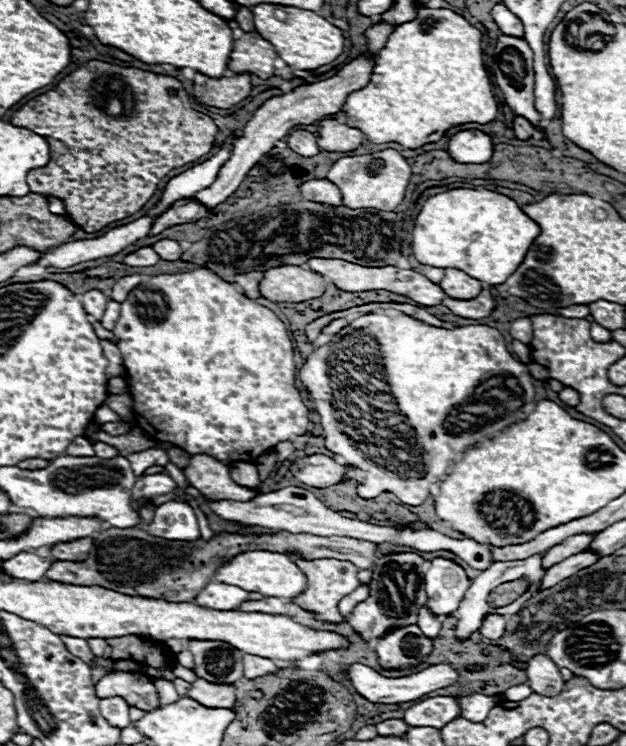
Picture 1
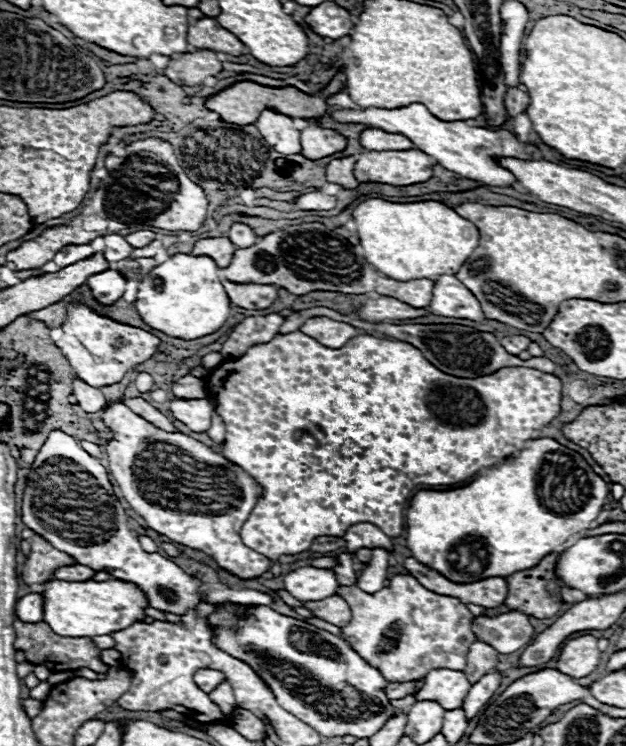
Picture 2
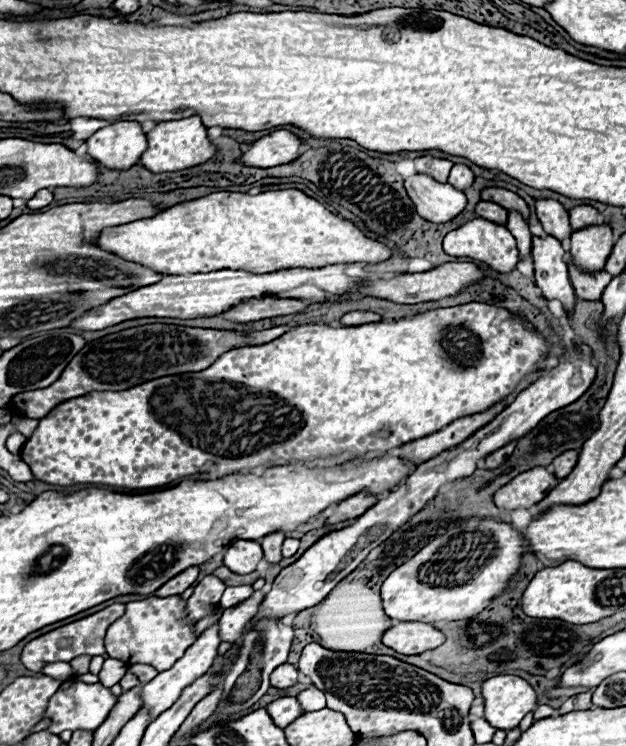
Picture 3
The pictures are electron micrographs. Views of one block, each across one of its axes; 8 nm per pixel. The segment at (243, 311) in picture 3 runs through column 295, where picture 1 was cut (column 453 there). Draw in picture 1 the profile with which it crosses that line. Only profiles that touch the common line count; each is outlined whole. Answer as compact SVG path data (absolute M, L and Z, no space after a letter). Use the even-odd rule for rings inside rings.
M484 288L476 298L472 300L454 300L454 298L444 298L442 304L454 312L456 316L462 318L482 318L494 310L494 298L488 288Z

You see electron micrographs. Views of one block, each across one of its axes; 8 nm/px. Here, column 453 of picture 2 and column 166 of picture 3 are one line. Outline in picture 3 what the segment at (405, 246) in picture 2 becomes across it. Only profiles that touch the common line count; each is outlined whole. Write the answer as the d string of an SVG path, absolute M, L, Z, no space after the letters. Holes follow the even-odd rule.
M270 190L256 196L242 192L214 192L196 200L174 204L152 218L104 228L96 238L98 248L128 262L144 264L160 274L168 272L212 272L212 268L248 268L248 272L276 272L284 268L322 268L348 262L384 262L392 250L382 242L366 238L352 222L340 220L318 200L300 190Z

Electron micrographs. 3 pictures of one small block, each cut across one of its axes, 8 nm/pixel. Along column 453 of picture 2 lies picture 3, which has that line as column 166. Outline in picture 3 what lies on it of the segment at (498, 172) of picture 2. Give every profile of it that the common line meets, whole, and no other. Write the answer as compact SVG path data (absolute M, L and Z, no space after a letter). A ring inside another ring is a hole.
M200 116L158 122L146 136L148 136L148 148L140 156L140 162L156 174L192 168L192 166L204 164L206 160L210 160L216 154L216 146L212 146L212 142L208 140L206 126L202 124Z

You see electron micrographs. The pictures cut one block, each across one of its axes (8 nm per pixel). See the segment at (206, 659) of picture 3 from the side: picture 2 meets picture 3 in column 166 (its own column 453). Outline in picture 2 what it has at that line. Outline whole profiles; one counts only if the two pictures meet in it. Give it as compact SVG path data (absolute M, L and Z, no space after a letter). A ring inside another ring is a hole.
M436 668L426 674L424 688L416 694L416 700L436 700L444 710L454 710L462 706L470 686L462 670Z

